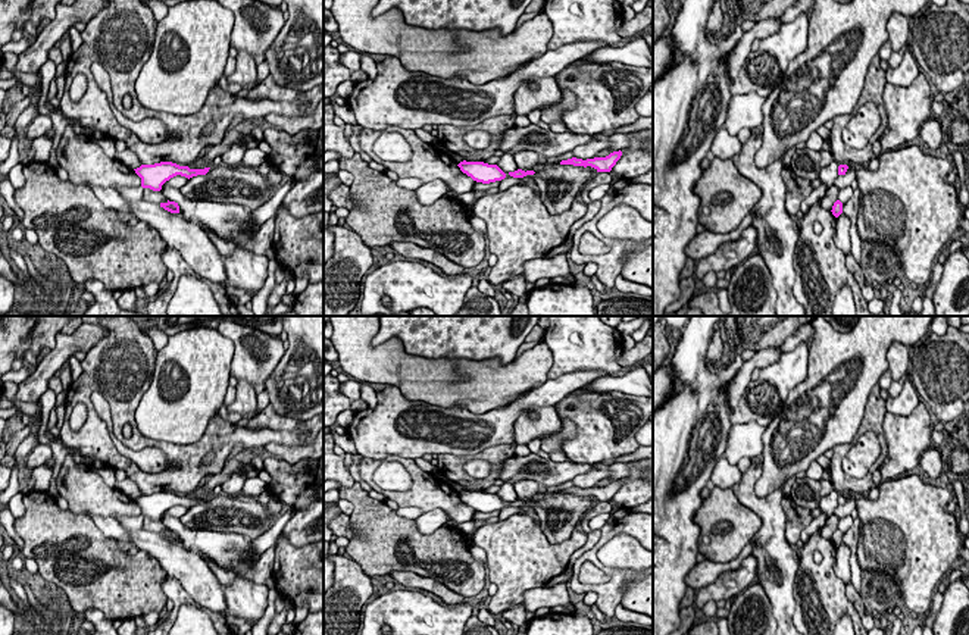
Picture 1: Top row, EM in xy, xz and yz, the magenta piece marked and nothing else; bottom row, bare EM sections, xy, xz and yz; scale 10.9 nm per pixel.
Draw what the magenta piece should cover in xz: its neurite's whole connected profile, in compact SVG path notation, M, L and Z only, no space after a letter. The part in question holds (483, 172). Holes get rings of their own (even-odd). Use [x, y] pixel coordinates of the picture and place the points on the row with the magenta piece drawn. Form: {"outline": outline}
{"outline": "M463 160L457 166L463 173L471 176L473 181L482 182L482 184L496 182L506 178L506 173L497 165Z"}

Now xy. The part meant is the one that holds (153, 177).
{"outline": "M160 162L154 165L141 165L134 171L141 178L143 188L160 191L162 185L176 175L181 175L190 179L197 175L206 175L209 169L210 168L190 169L188 166L179 166L172 162Z"}

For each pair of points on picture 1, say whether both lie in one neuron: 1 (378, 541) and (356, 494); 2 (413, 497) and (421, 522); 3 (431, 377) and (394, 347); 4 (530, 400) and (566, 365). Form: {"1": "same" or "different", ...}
{"1": "same", "2": "different", "3": "same", "4": "different"}

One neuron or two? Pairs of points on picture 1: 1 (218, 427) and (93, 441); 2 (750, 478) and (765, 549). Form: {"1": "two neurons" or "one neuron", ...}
{"1": "one neuron", "2": "one neuron"}

